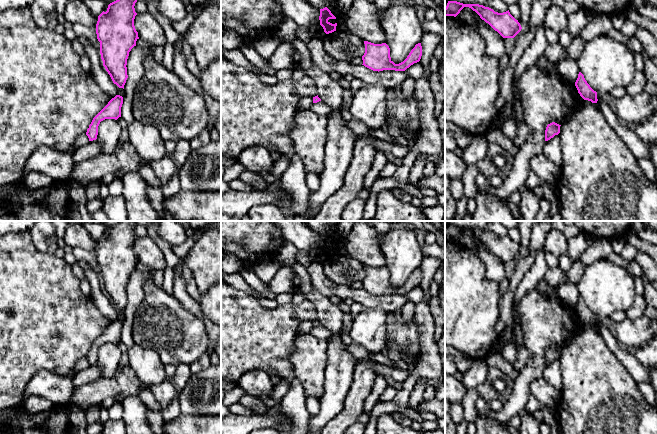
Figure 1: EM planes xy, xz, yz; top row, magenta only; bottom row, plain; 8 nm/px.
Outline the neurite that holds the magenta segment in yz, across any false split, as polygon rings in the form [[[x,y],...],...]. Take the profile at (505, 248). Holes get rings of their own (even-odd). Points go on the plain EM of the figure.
[[[448,225],[445,231],[445,240],[456,241],[464,231],[469,231],[475,235],[482,244],[488,247],[503,262],[514,262],[522,253],[518,244],[510,238],[509,234],[498,237],[489,231],[479,228],[463,228],[457,225]]]

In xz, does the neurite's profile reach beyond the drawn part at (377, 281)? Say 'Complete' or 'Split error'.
Complete

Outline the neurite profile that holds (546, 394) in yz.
[[[543,377],[531,382],[530,393],[539,402],[552,409],[556,408],[560,399],[560,391],[548,384]]]

